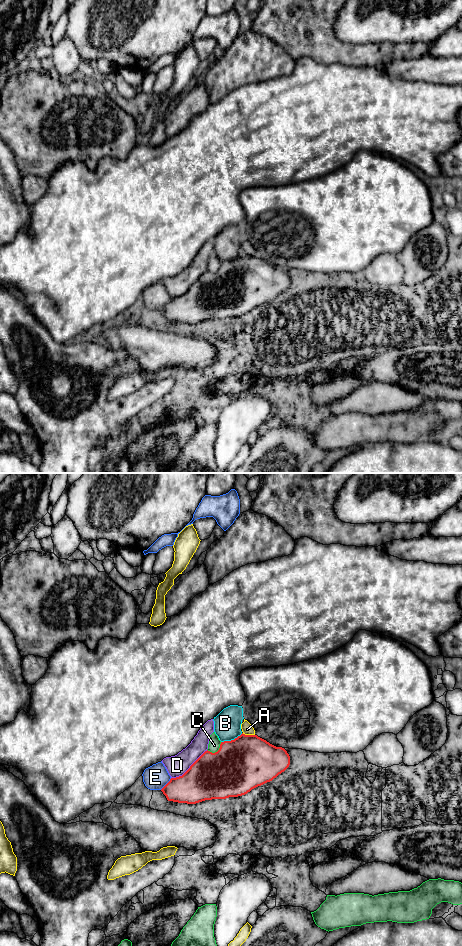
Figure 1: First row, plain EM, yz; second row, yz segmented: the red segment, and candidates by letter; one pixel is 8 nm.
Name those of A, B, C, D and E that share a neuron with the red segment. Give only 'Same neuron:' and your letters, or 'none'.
Same neuron: none

